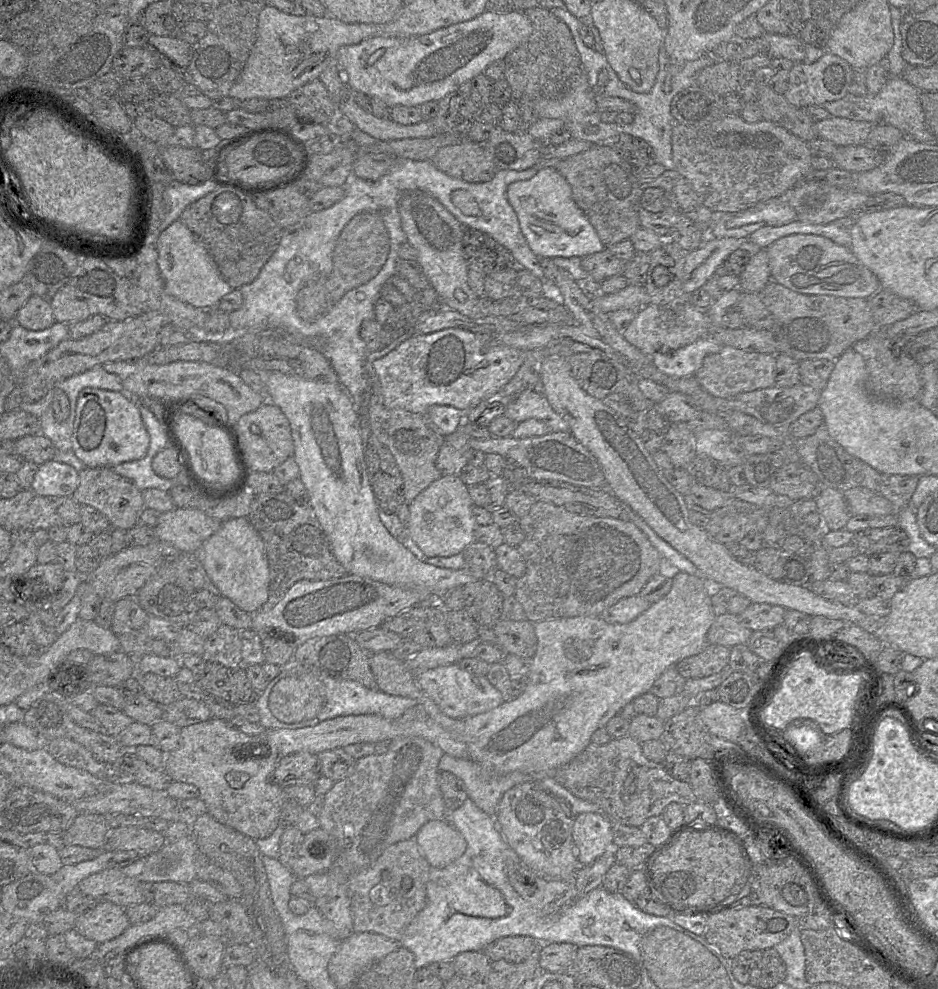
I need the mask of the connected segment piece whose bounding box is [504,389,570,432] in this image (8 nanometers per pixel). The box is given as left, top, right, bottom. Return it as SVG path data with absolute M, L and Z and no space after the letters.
M524 389L505 401L504 416L517 424L528 419L537 419L545 422L553 432L570 432L567 421L554 411L538 389Z

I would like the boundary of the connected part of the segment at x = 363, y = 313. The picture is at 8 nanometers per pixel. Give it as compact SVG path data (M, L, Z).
M397 158L391 170L377 180L365 180L351 174L343 185L345 194L341 200L328 208L310 212L298 223L283 228L278 248L257 277L239 288L244 302L239 310L229 313L231 332L280 330L290 336L319 338L324 342L324 356L336 372L338 382L352 398L359 415L360 397L368 387L367 342L360 336L360 327L364 320L375 319L375 304L381 298L381 288L397 273L399 247L407 241L399 213L399 200L403 193L419 189L431 194L463 226L489 234L510 250L517 267L531 271L546 284L539 257L523 235L518 216L507 198L507 188L511 183L531 179L539 170L535 166L525 170L497 170L494 178L487 182L467 182L446 174L430 159Z

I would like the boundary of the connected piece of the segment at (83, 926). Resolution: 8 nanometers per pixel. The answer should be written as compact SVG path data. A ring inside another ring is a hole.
M96 902L76 917L73 929L85 939L101 944L120 936L129 926L124 908L112 902Z

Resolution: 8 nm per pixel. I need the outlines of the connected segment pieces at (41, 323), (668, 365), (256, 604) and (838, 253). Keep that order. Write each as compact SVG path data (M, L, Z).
M32 295L17 311L13 323L30 331L41 331L49 328L54 322L50 301Z
M701 338L680 349L668 350L667 352L672 352L672 355L654 353L649 357L656 368L664 374L675 378L685 378L694 376L704 358L719 352L722 347L723 345L709 338Z
M236 517L223 521L220 528L195 552L204 566L210 581L220 594L229 598L242 610L252 614L262 608L268 599L270 571L264 543L247 517Z
M793 234L773 242L767 249L770 279L796 293L869 299L881 284L849 248L812 234Z

